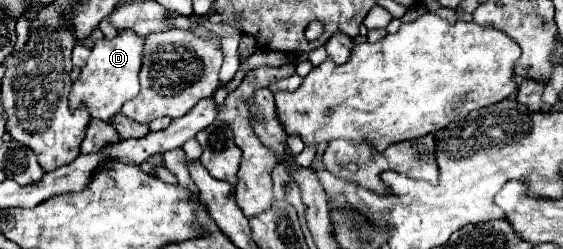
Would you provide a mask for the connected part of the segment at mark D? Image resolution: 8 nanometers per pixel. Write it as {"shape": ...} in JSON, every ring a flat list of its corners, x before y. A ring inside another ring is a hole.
{"shape":[[117,30,115,38,101,38,95,42,87,66,81,68,79,80,73,84,71,92,71,108,85,104,89,108,91,118,109,120,121,106,139,94,139,72,143,60,145,38,137,36,133,30]]}

